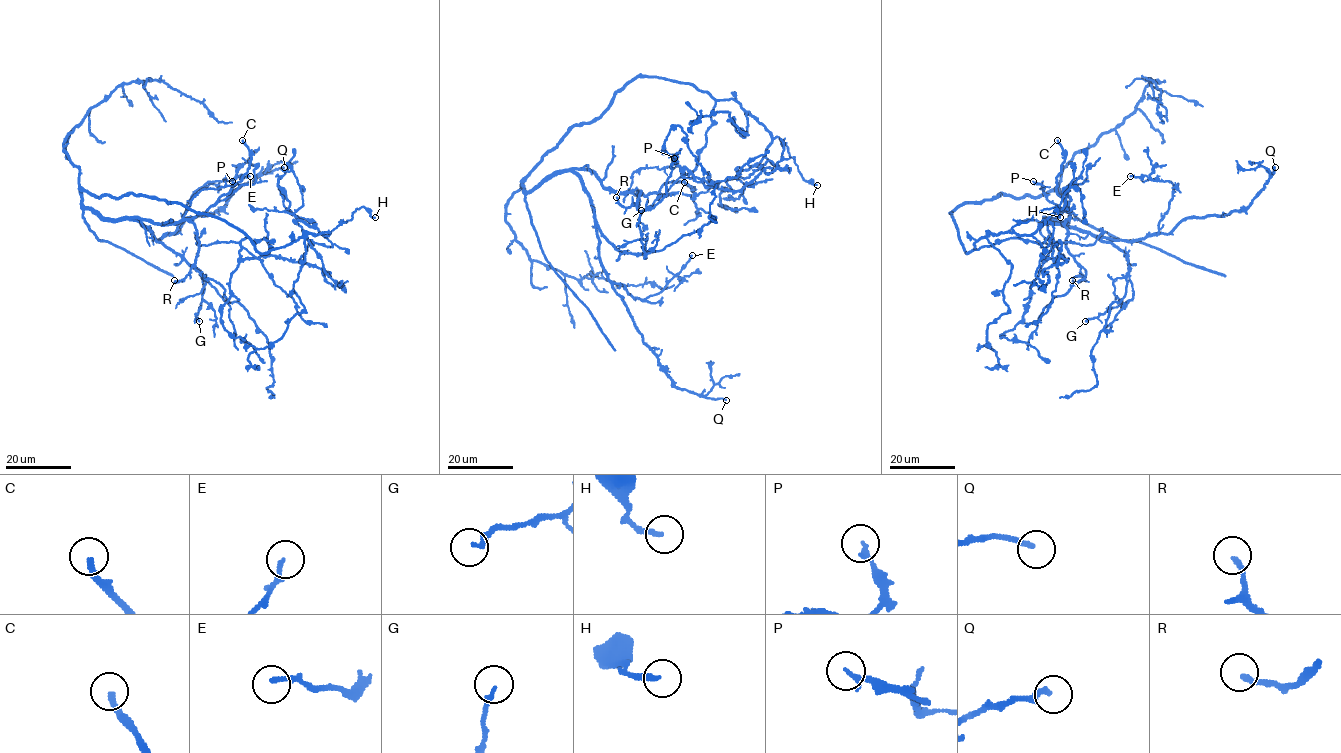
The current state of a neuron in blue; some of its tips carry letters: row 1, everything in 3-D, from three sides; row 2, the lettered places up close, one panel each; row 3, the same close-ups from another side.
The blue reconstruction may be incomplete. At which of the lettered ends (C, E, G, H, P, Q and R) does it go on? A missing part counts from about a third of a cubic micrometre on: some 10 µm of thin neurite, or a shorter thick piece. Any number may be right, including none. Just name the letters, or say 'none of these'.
C, H, R

